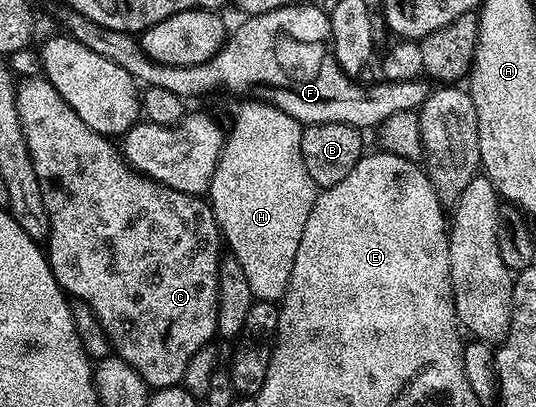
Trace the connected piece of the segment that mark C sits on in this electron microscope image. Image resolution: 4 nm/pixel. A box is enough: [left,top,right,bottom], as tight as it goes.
[16,75,222,389]

